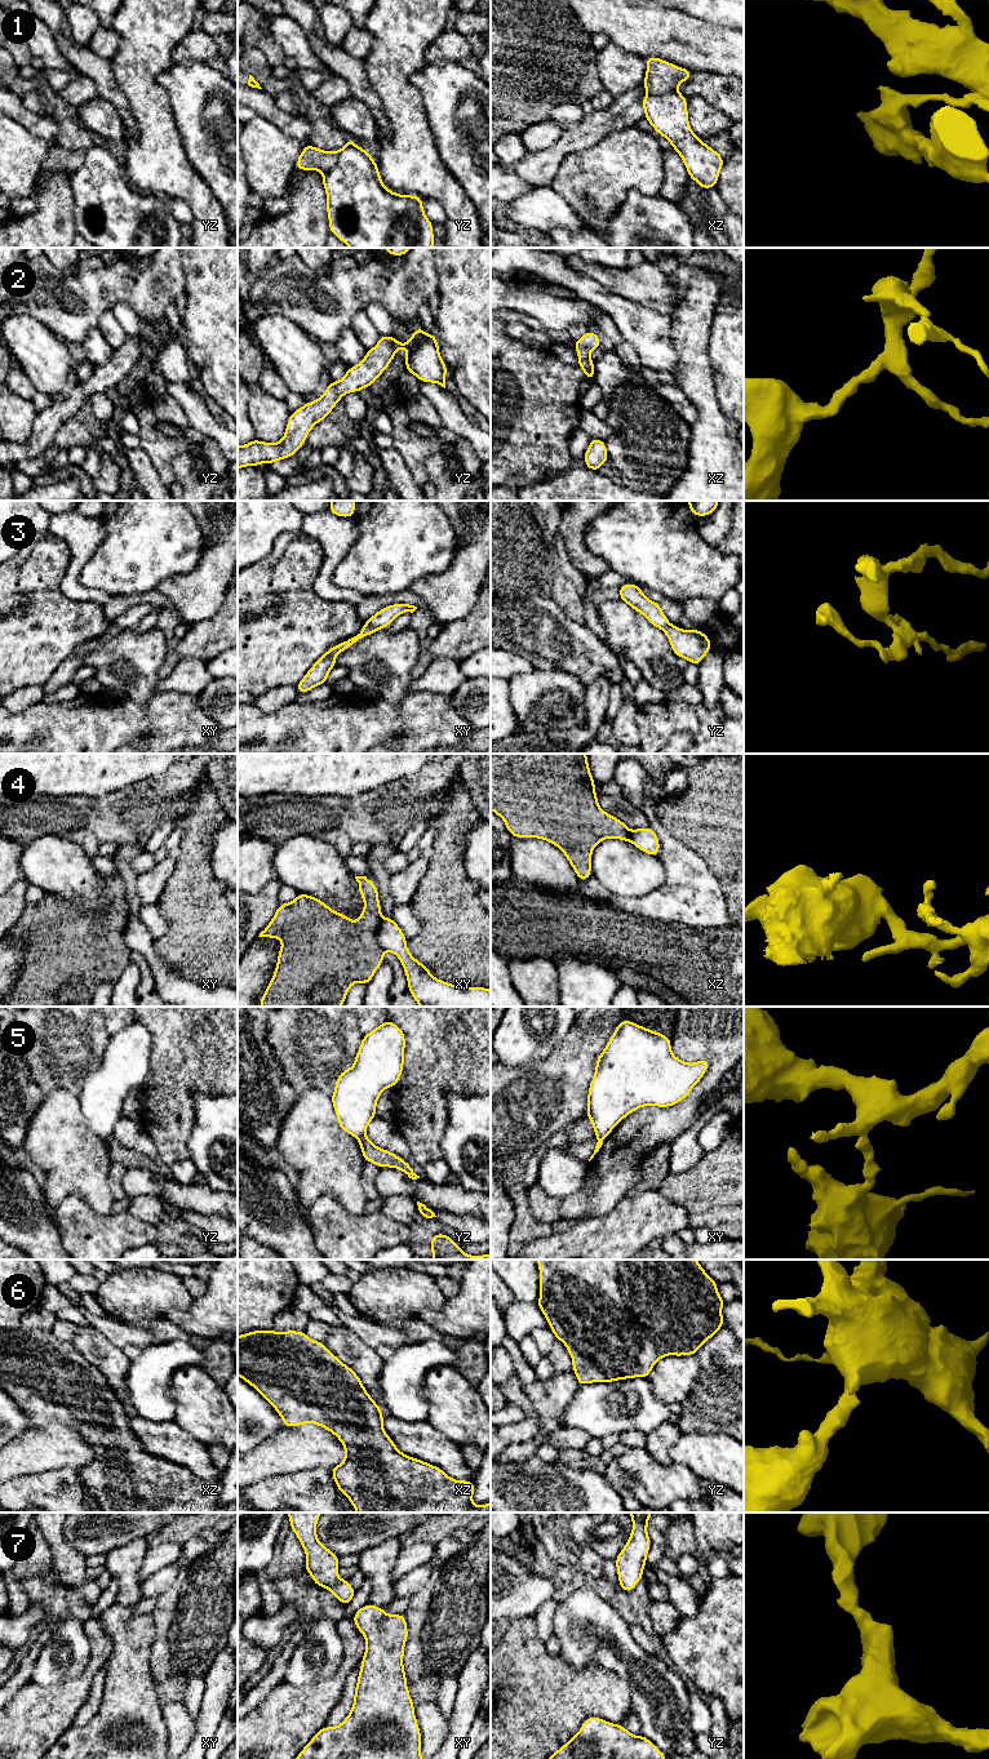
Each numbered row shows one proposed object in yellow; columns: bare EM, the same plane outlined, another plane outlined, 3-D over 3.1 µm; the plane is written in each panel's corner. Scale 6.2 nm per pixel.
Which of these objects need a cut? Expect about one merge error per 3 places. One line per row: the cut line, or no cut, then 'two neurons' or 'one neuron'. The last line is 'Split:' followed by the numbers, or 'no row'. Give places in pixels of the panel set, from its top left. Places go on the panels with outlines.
1: no cut | one neuron
2: no cut | one neuron
3: xy (364, 623), (376, 630) | two neurons
4: xy (381, 919), (377, 931), (377, 944), (384, 951) | two neurons
5: yz (364, 1135), (358, 1138) | two neurons
6: no cut | one neuron
7: no cut | one neuron
Split: 3, 4, 5

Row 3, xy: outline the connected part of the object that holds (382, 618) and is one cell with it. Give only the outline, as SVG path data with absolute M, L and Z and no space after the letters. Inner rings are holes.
M390 604L369 617L364 625L381 630L387 627L398 616L403 614L404 612L413 613L416 609L417 607L409 604Z

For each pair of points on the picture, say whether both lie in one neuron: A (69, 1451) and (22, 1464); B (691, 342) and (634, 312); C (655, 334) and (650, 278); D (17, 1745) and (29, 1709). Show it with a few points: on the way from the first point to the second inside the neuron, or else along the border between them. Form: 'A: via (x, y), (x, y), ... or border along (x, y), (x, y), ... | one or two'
A: via (57, 1451), (34, 1452) | one
B: border along (669, 316), (670, 338), (678, 361) | two
C: border along (624, 298), (646, 305), (669, 316) | two
D: via (18, 1736), (29, 1726), (29, 1718) | one

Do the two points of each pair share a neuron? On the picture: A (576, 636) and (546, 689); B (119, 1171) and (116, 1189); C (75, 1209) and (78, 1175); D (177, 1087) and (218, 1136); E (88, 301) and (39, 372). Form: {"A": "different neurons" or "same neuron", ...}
{"A": "different neurons", "B": "same neuron", "C": "different neurons", "D": "different neurons", "E": "different neurons"}

